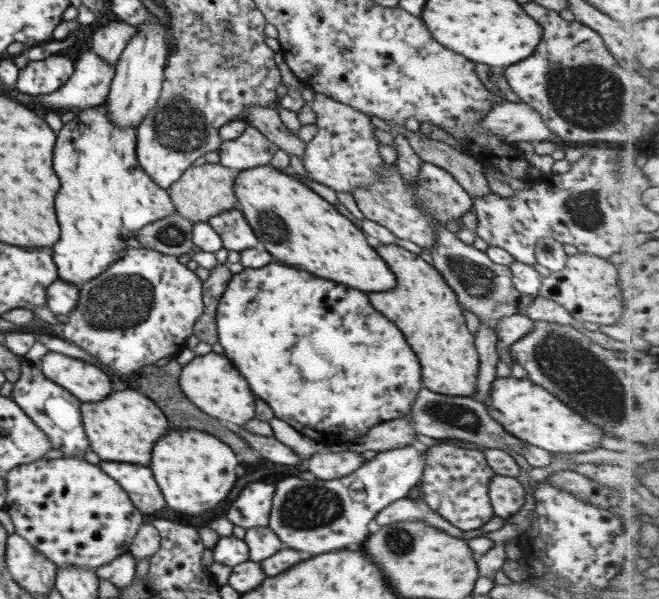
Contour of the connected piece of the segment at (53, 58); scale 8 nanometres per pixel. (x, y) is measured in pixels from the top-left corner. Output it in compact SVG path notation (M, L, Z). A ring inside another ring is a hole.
M65 54L51 55L43 60L29 61L18 70L15 90L23 94L49 94L55 92L74 71L73 58Z

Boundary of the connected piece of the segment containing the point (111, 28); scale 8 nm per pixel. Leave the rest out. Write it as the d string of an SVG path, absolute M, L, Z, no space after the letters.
M110 21L93 33L89 52L93 52L103 62L107 62L113 67L120 58L123 47L135 34L135 31L136 27L129 26L126 22Z

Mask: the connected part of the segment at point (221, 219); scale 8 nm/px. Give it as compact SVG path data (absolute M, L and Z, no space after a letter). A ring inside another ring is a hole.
M237 207L212 216L206 223L217 233L225 250L241 252L257 244L251 228Z

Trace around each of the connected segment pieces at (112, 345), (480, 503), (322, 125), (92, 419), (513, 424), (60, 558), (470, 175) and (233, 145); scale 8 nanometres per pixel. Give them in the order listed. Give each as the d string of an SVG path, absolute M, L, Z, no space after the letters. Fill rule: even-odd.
M127 246L105 272L77 288L78 299L68 312L69 318L61 336L118 374L129 375L143 366L153 365L159 358L174 356L183 348L186 339L192 334L193 324L202 316L202 282L197 276L180 264L175 256L143 247Z
M447 441L423 447L424 467L419 484L424 501L433 512L445 519L451 526L463 532L480 528L493 514L488 497L488 484L494 474L486 463L482 449L467 449Z
M315 93L309 102L315 113L315 135L306 142L301 158L307 174L319 184L331 188L334 192L349 192L358 186L369 186L378 178L384 162L379 156L379 143L373 135L373 125L369 117L347 104L331 100L328 96Z
M120 384L101 402L80 403L82 427L90 450L95 452L101 461L147 466L153 442L167 432L167 420L159 410L149 397Z
M496 376L491 382L491 392L488 396L486 411L505 432L547 452L573 456L575 453L589 452L608 443L599 442L600 428L591 426L587 420L583 420L582 416L577 416L571 408L565 408L553 394L533 384L529 379Z
M61 457L20 464L3 475L6 495L3 510L8 512L14 534L24 538L36 551L51 560L56 568L83 567L95 570L120 554L127 553L137 533L142 514L132 505L128 494L98 465L83 458Z
M391 120L385 122L393 135L399 133L408 140L419 161L437 165L448 172L471 198L485 196L490 192L482 173L483 165L475 158L446 143L429 139L419 131L411 133L401 124L392 124Z
M247 124L237 138L222 141L216 152L221 166L242 171L267 164L277 149L264 134Z

